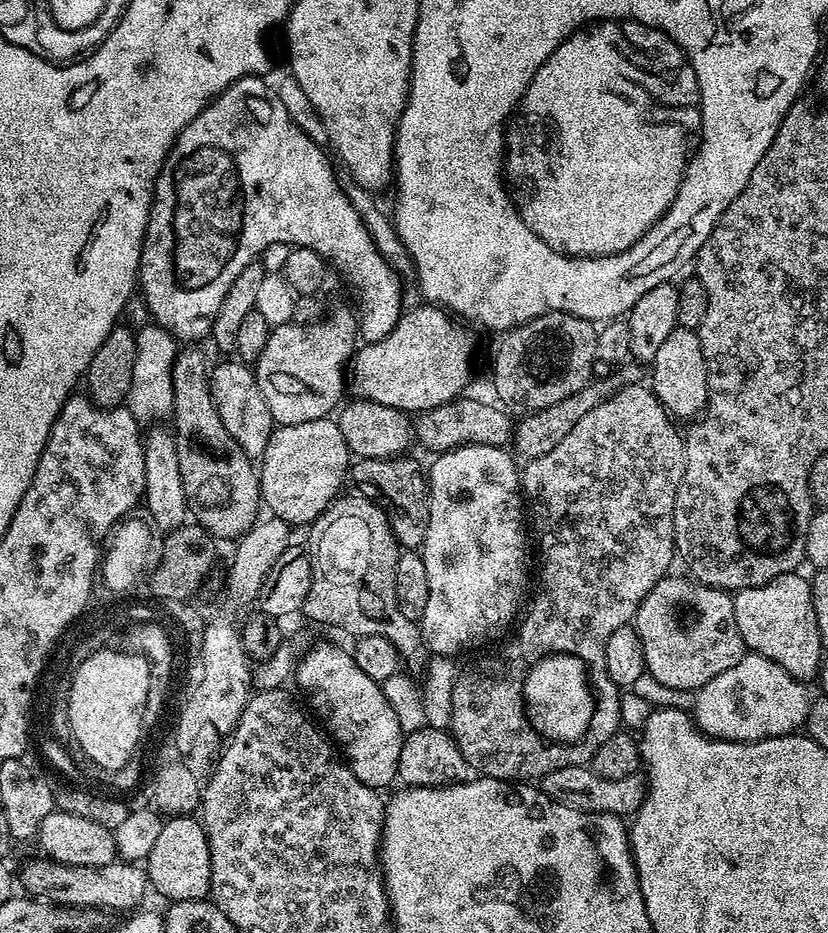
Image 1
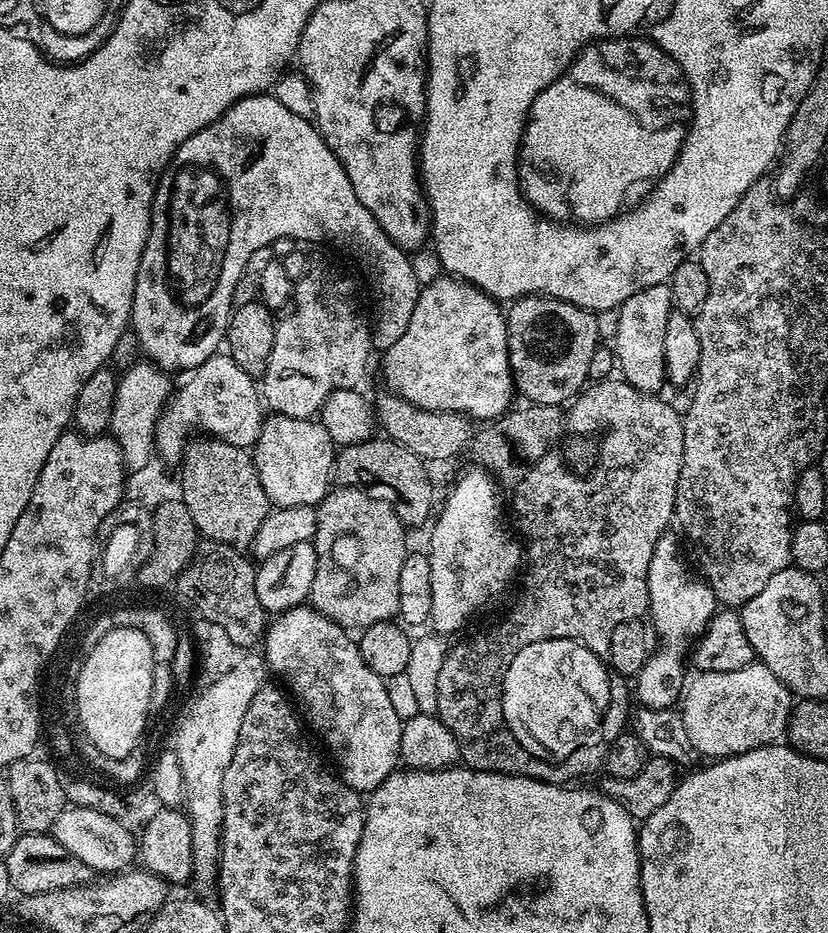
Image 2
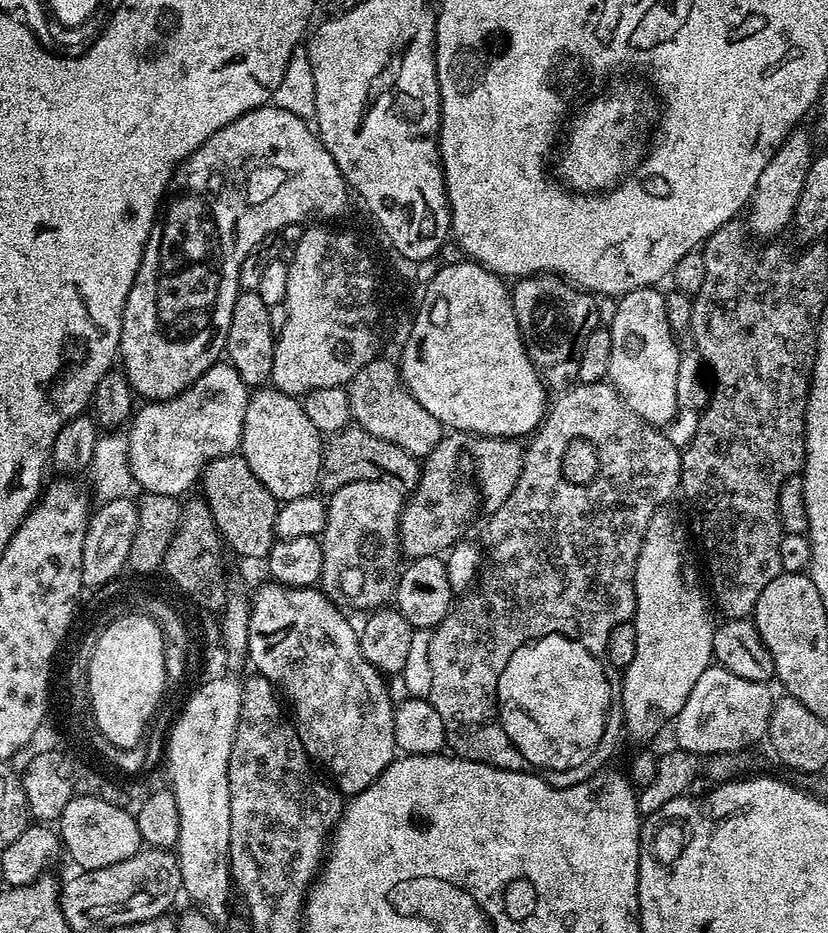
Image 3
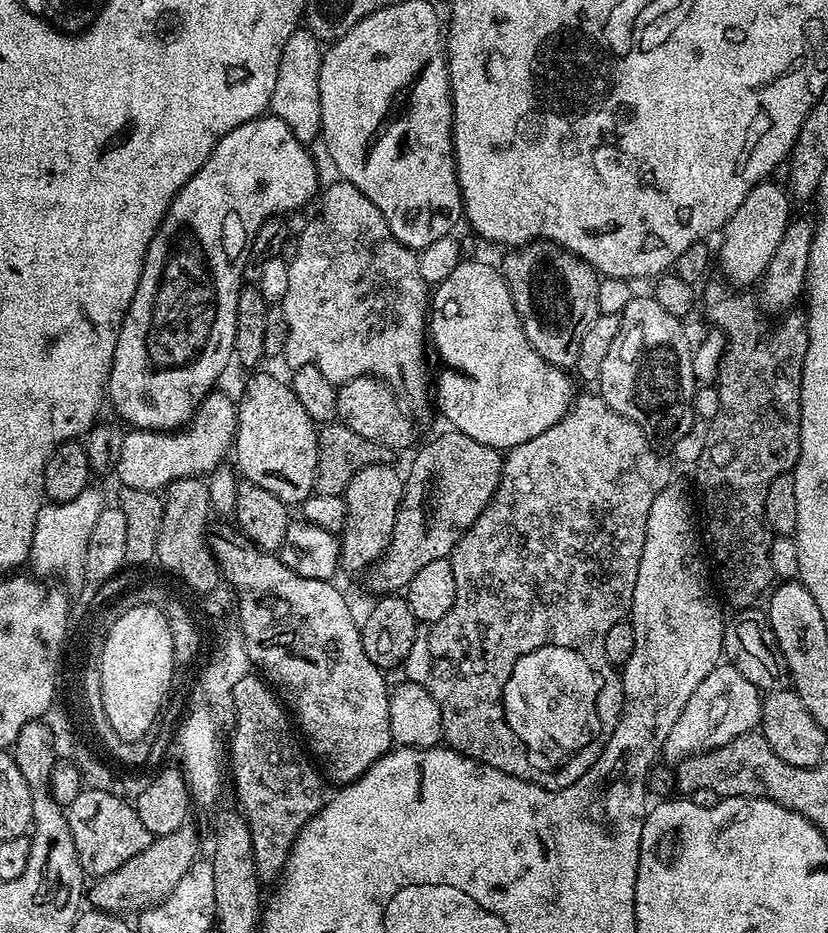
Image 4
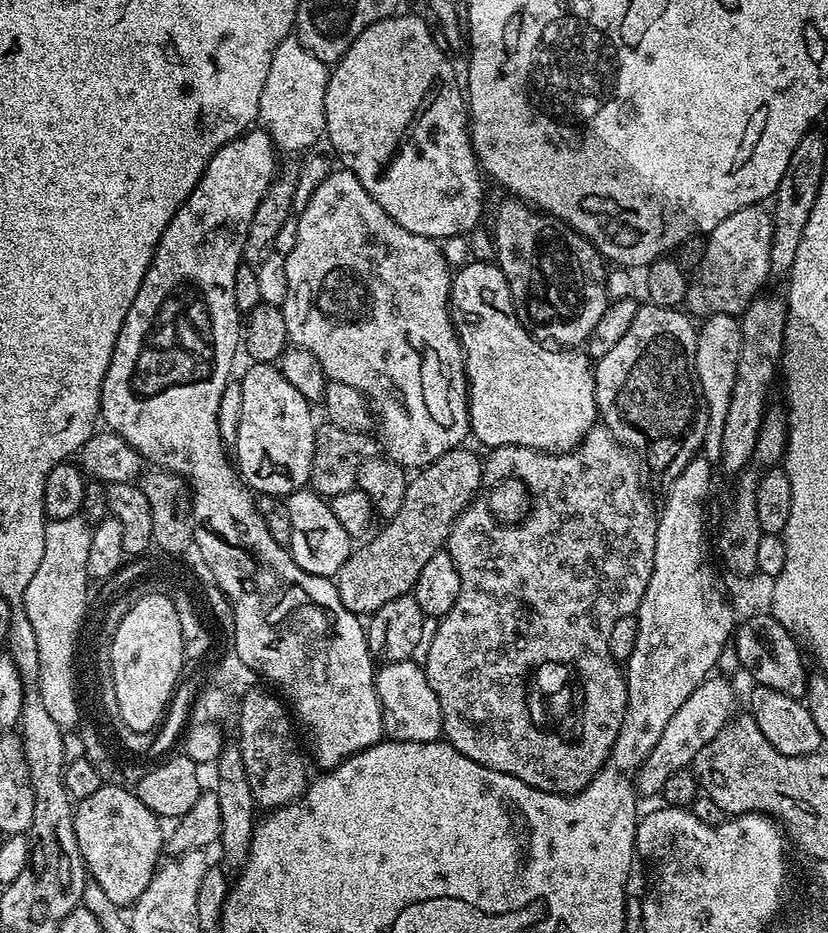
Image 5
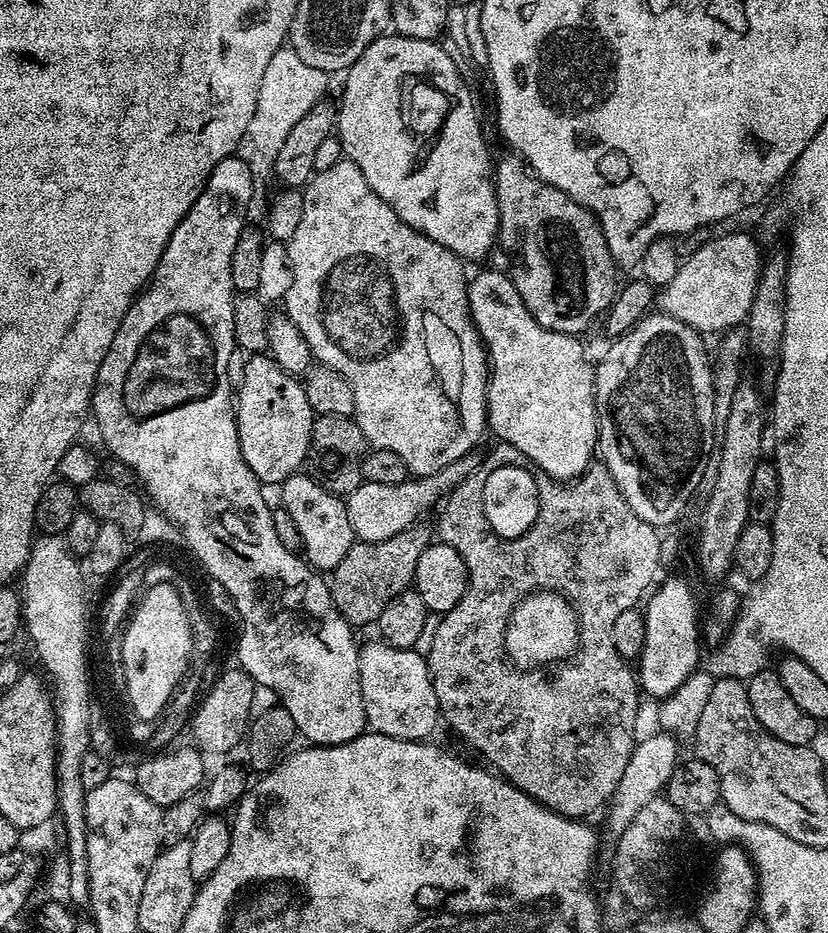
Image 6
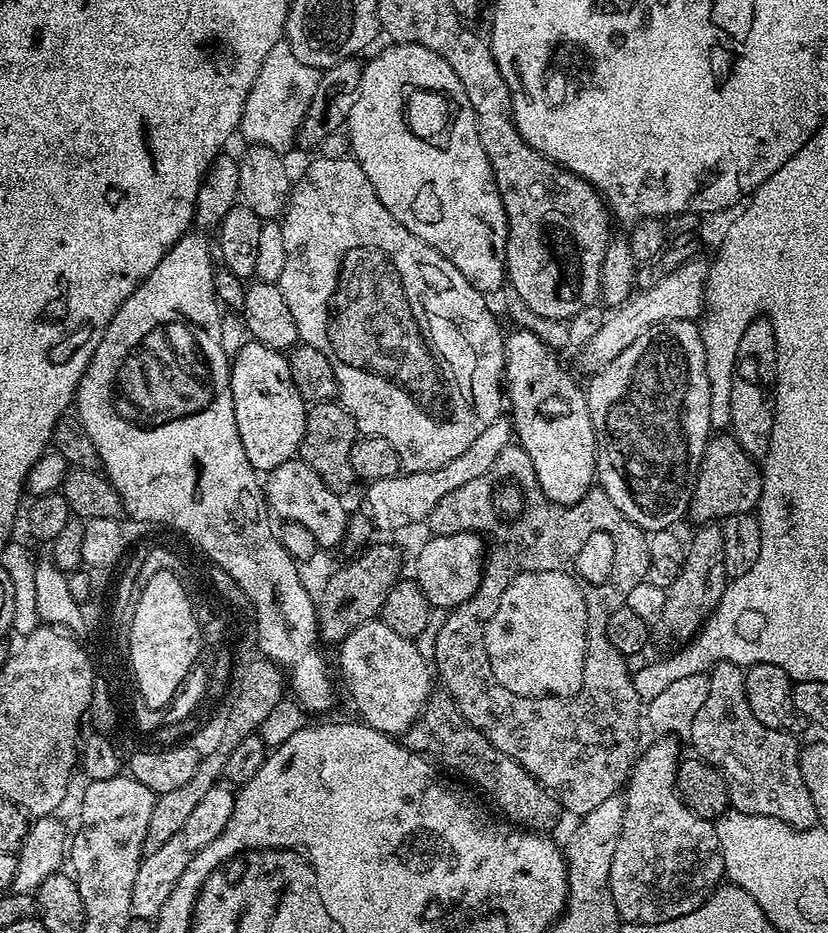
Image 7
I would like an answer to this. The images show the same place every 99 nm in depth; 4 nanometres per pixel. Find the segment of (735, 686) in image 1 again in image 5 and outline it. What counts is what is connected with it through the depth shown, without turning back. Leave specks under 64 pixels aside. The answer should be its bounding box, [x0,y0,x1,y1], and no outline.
[636,678,737,797]

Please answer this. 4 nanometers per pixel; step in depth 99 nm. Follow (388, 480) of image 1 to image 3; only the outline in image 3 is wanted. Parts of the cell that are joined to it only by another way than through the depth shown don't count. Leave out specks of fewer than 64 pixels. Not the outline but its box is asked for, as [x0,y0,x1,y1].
[318,426,421,494]

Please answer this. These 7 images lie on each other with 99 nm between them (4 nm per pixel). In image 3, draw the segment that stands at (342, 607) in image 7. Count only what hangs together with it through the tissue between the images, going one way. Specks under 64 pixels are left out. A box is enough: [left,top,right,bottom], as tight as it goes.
[400,432,525,560]

